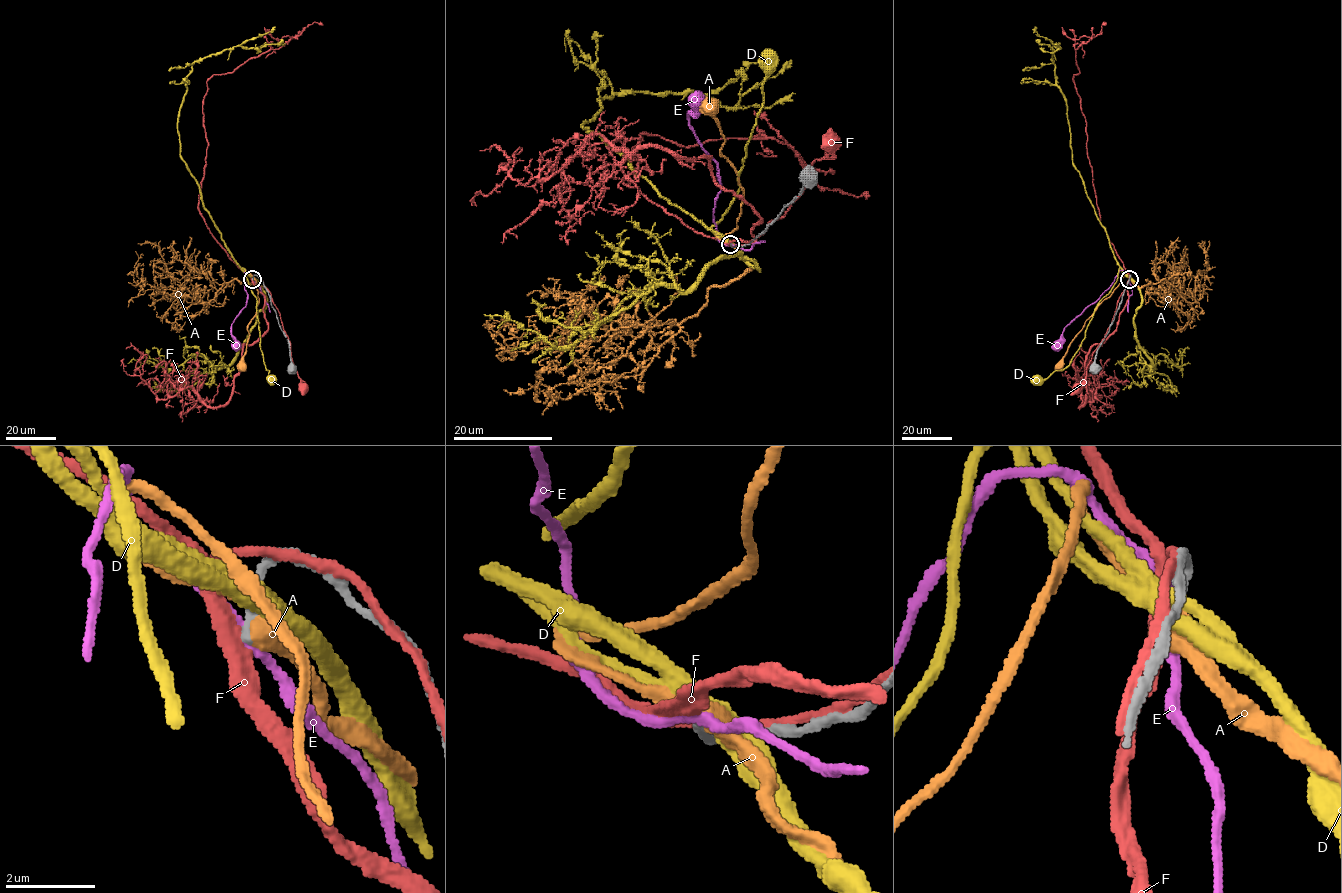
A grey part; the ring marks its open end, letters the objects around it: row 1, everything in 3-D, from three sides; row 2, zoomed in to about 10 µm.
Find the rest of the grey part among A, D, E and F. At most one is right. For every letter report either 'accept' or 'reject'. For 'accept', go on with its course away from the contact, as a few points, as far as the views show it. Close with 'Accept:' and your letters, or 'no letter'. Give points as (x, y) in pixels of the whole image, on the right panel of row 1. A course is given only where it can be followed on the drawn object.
A: reject
D: reject
E: reject
F: reject
Accept: no letter

